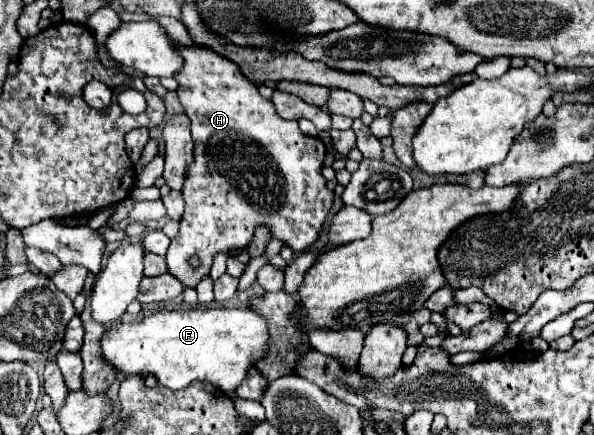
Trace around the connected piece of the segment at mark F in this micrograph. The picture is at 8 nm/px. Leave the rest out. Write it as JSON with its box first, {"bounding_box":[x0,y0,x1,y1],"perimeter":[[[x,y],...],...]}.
{"bounding_box":[101,309,269,391],"perimeter":[[[177,309],[161,311],[145,319],[131,319],[119,325],[113,325],[101,337],[101,355],[117,371],[129,375],[153,375],[161,385],[169,389],[183,389],[191,381],[209,381],[221,391],[233,391],[247,375],[249,367],[255,367],[255,361],[265,355],[269,343],[267,323],[251,309]]]}

